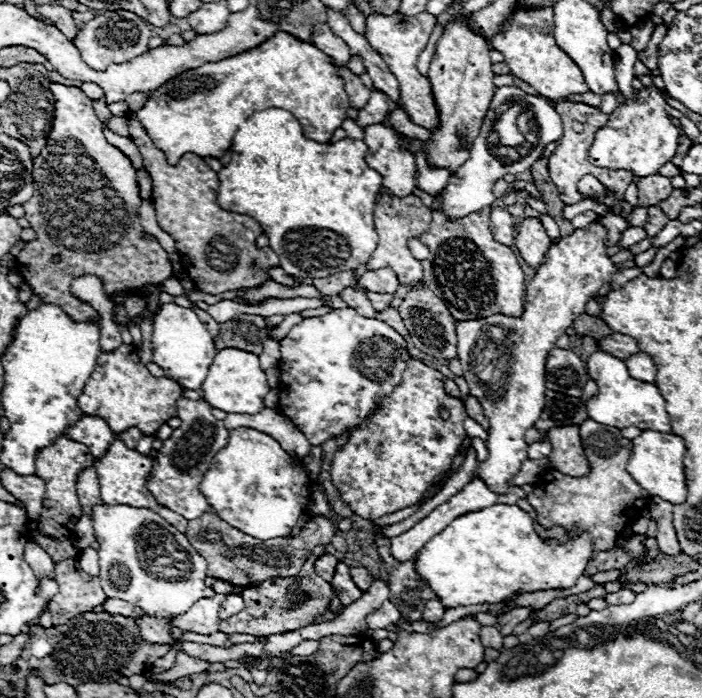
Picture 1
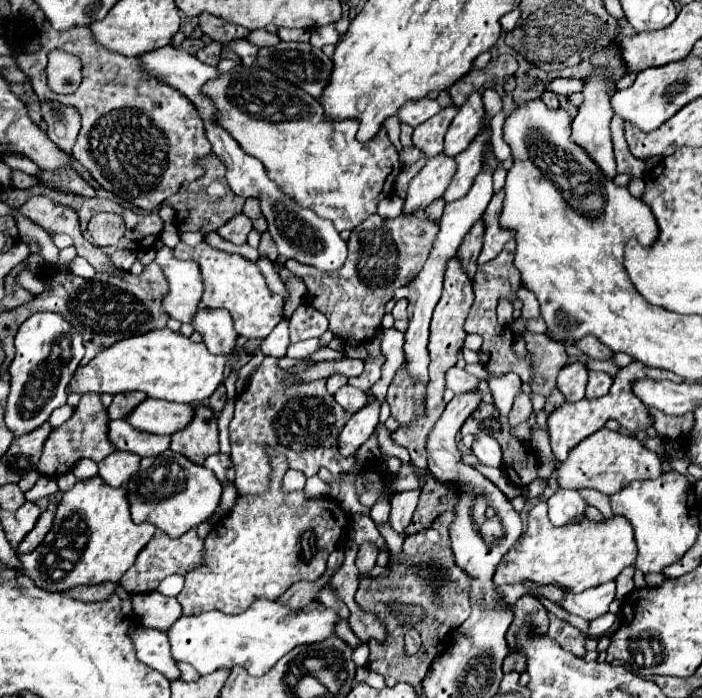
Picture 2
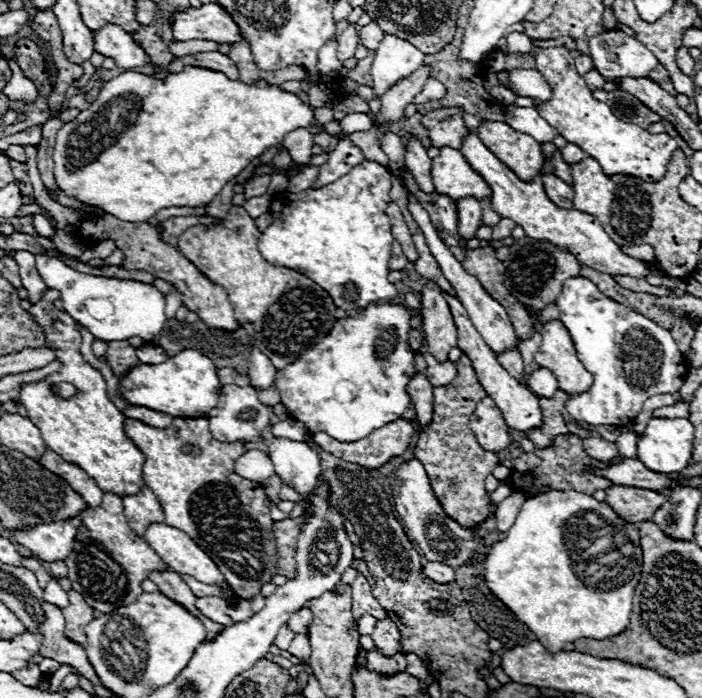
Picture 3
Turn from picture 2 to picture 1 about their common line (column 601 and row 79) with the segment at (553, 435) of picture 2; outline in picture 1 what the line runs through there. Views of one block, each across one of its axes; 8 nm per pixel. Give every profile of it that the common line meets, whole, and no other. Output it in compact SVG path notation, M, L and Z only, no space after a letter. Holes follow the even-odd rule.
M420 12L416 16L400 16L400 14L392 14L392 16L380 16L380 14L372 14L366 18L366 38L370 42L370 46L384 58L384 62L388 64L388 68L392 70L392 74L396 76L398 84L400 84L400 96L402 96L402 104L406 114L410 116L410 120L426 130L436 130L438 128L438 108L434 102L434 92L432 92L432 84L428 80L428 76L422 76L416 68L416 60L422 54L422 50L426 48L430 34L434 30L436 24L436 16L428 14L428 12Z

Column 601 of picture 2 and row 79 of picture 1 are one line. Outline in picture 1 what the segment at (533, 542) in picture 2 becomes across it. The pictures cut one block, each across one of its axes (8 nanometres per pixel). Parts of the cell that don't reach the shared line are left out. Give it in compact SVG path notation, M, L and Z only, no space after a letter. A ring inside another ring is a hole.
M552 8L542 10L518 10L510 24L502 28L498 36L492 38L492 48L502 52L504 62L512 70L514 76L528 82L538 94L548 100L562 100L572 94L586 94L588 86L580 68L572 62L572 58L558 48L554 40L554 18Z

